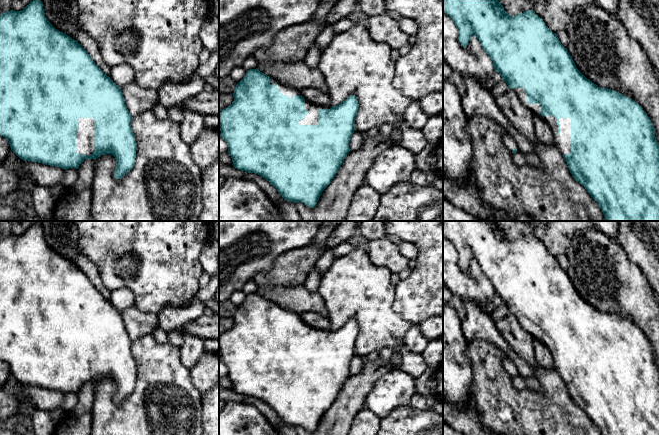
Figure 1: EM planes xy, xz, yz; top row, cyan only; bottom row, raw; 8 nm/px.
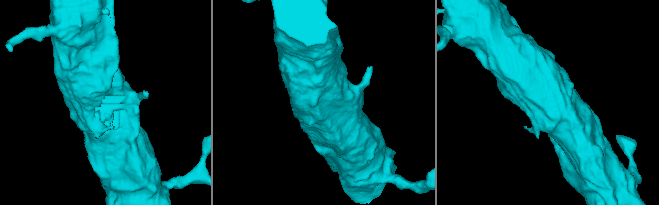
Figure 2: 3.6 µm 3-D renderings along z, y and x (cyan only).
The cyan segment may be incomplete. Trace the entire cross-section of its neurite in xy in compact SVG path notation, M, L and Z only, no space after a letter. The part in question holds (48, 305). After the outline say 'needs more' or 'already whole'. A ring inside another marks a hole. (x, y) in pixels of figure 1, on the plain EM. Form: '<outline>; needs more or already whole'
M36 223L23 234L10 234L0 238L0 359L9 365L11 374L22 384L38 386L63 393L78 393L85 383L97 383L101 379L111 378L116 383L114 401L121 403L129 396L135 387L137 369L131 351L133 341L129 337L121 315L93 285L88 276L67 258L55 253L45 241L43 227Z; needs more

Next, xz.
M258 292L246 295L233 317L234 325L219 337L221 361L228 368L233 390L241 395L255 397L273 409L284 424L302 426L314 432L324 415L335 401L346 379L355 355L355 342L359 333L357 321L350 319L337 330L322 330L304 323L301 314L282 308L265 299Z; needs more

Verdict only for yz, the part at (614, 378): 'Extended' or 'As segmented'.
Extended

